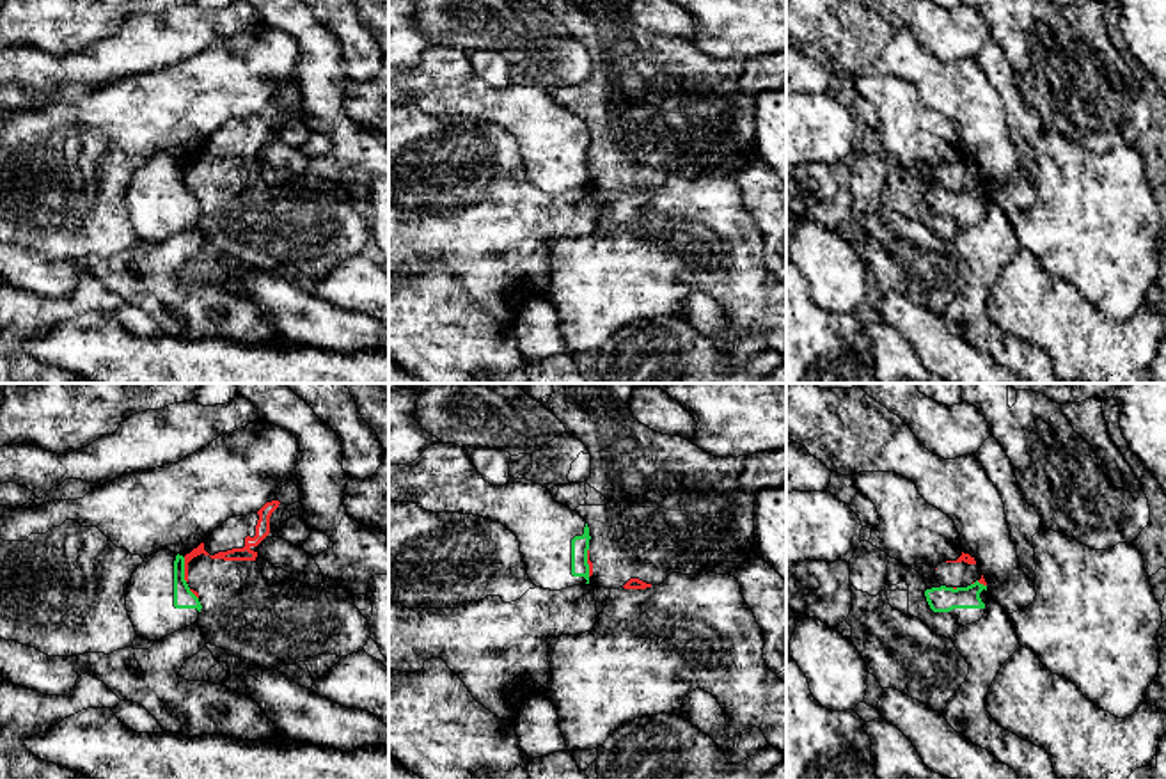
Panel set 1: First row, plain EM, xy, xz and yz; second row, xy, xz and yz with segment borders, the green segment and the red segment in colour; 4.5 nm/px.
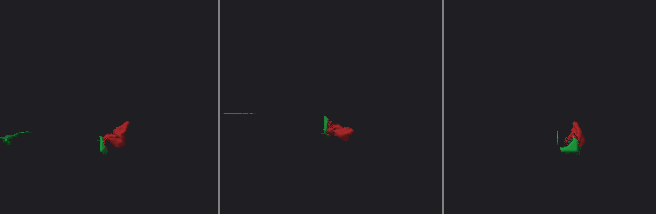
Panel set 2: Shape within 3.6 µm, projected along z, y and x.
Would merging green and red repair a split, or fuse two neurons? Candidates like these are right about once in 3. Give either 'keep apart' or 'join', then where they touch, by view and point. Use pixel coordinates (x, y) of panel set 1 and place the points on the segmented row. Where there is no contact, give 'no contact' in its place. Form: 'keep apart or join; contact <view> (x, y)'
keep apart; contact xy (183, 570)

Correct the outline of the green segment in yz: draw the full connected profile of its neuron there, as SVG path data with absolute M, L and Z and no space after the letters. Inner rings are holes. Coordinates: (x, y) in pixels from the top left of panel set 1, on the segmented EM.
M935 577L925 578L926 602L934 612L949 612L960 626L976 623L985 614L985 605L990 600L987 586L978 580L967 587L946 587Z

